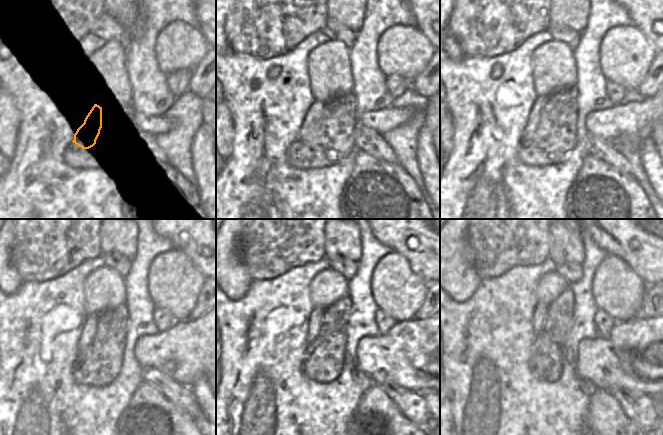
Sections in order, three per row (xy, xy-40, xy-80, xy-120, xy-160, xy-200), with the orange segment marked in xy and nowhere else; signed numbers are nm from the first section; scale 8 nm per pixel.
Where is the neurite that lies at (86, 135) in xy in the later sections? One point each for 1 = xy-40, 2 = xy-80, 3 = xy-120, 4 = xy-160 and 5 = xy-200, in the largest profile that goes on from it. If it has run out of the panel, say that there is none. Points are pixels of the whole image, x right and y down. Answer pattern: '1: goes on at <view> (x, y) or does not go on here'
1: goes on at xy-40 (308, 130)
2: goes on at xy-80 (534, 117)
3: goes on at xy-120 (91, 323)
4: goes on at xy-160 (315, 320)
5: goes on at xy-200 (541, 310)

